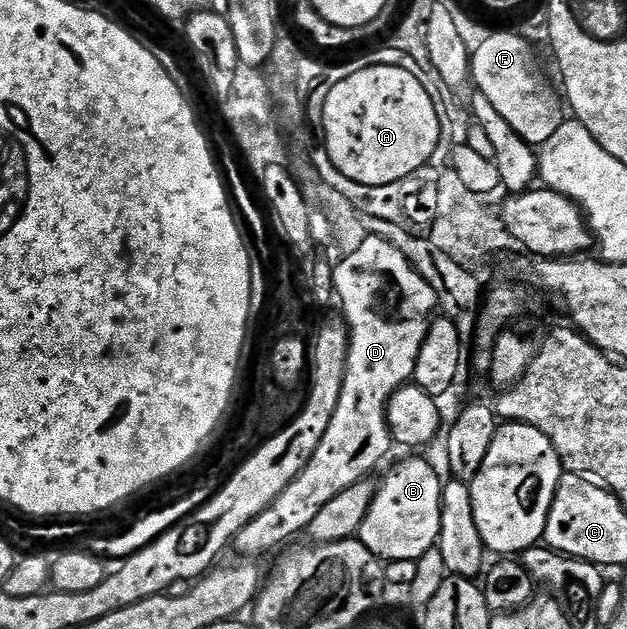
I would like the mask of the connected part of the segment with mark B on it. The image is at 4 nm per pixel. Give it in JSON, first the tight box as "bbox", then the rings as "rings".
{"bbox":[359,459,443,561],"rings":[[[405,459],[374,490],[371,509],[363,517],[359,538],[382,561],[419,560],[437,545],[441,532],[443,479],[425,459]]]}

